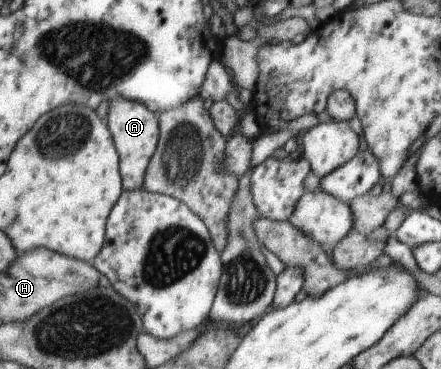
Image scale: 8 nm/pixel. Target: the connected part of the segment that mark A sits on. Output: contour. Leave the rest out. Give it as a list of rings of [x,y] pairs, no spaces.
[[[116,98],[116,100],[110,101],[107,125],[119,154],[119,170],[124,191],[143,188],[146,168],[148,168],[159,139],[157,116],[157,114],[150,112],[146,105],[138,101],[126,100],[126,98]]]

